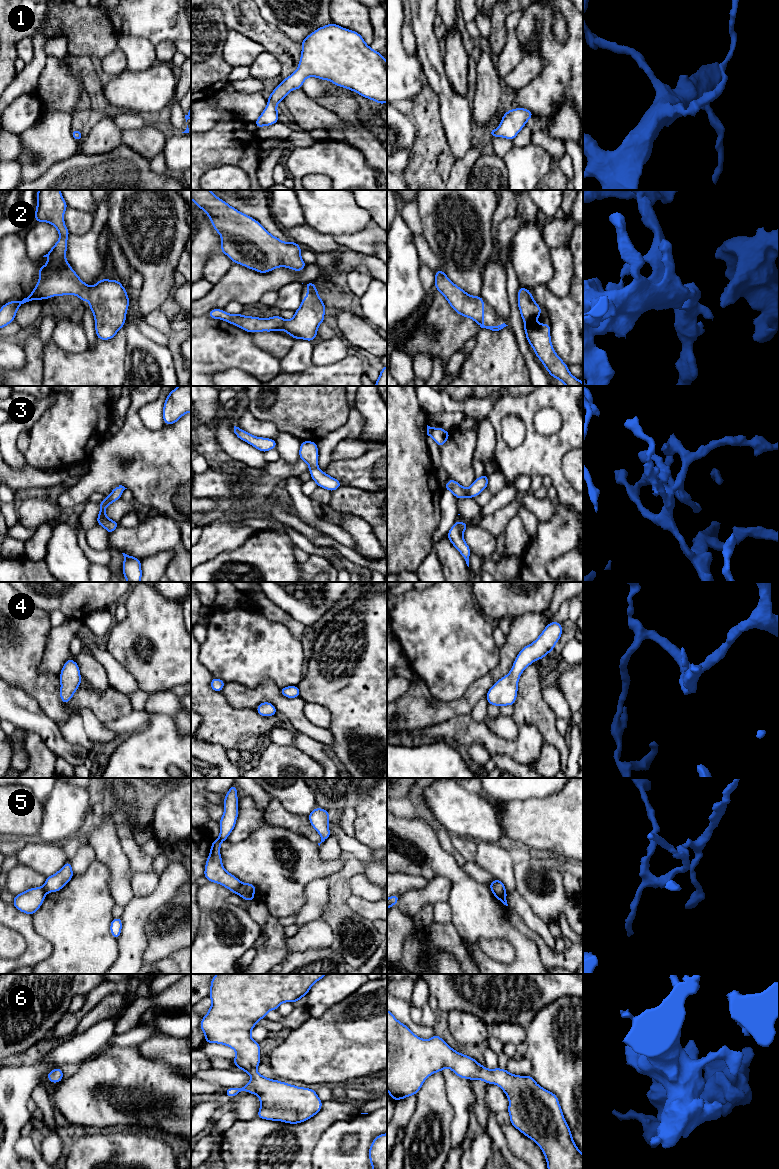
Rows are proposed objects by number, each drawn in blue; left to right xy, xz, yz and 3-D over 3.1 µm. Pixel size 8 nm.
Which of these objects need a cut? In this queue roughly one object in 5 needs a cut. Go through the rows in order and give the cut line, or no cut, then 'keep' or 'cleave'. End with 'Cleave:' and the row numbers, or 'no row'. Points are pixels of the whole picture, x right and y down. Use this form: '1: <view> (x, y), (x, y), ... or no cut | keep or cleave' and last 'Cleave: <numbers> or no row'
1: no cut | keep
2: no cut | keep
3: no cut | keep
4: no cut | keep
5: yz (491, 889), (495, 894), (505, 897) | cleave
6: no cut | keep
Cleave: 5

